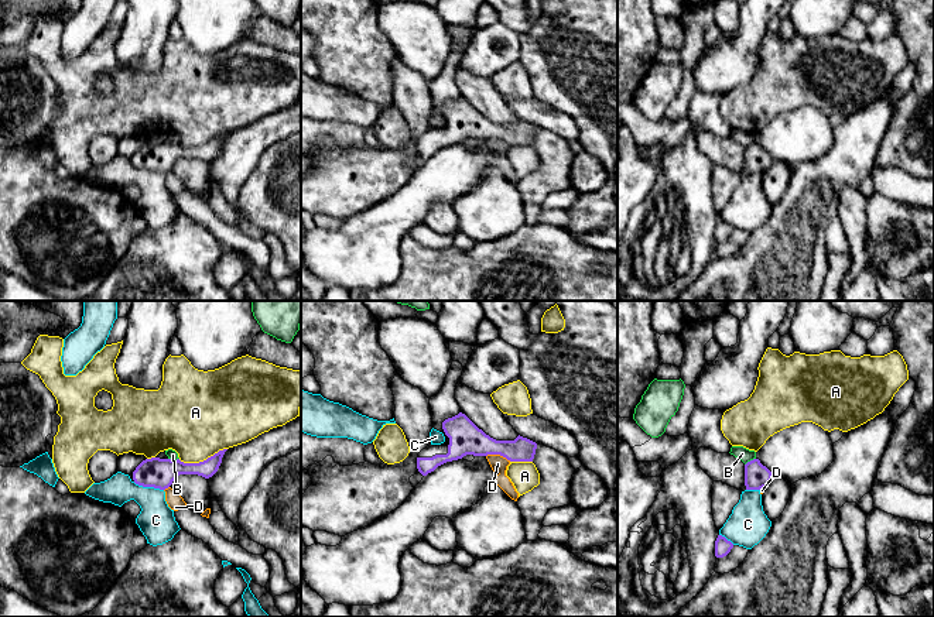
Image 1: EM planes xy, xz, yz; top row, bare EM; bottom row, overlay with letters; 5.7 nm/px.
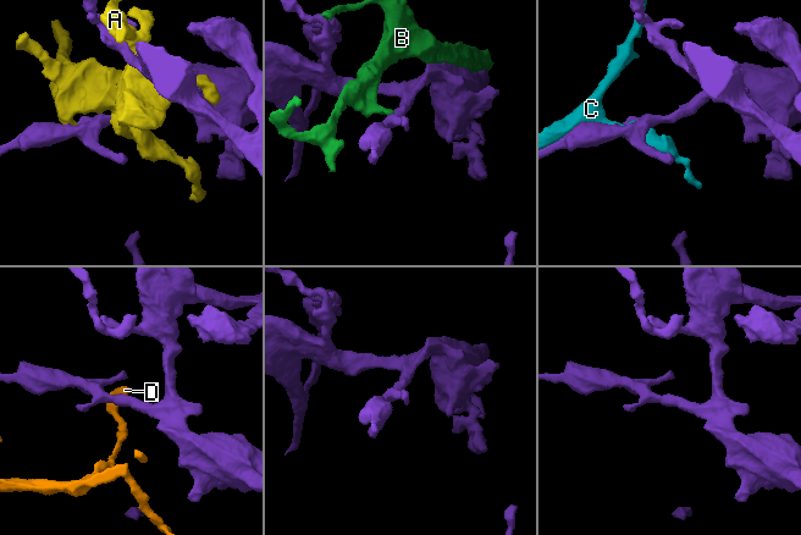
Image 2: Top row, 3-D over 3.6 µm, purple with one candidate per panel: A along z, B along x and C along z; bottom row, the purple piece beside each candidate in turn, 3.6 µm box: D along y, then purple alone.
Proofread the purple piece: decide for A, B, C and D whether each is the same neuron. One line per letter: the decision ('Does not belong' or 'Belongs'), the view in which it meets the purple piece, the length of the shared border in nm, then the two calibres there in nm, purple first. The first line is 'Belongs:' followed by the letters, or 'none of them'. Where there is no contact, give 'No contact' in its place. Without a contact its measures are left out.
Belongs: none of them
A: Does not belong. Touches purple in xy. Shared border 280 nm. Thickness 160 nm (purple) against 440 nm
B: Does not belong. Touches purple in yz. Shared border 80 nm. Thickness 140 nm (purple) against 80 nm
C: Does not belong. Touches purple in xy. Shared border 180 nm. Thickness 170 nm (purple) against 200 nm
D: Does not belong. Touches purple in xz. Shared border 150 nm. Thickness 190 nm (purple) against 90 nm

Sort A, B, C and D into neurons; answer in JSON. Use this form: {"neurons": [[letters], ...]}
{"neurons": [["A"], ["B"], ["C"], ["D"]]}

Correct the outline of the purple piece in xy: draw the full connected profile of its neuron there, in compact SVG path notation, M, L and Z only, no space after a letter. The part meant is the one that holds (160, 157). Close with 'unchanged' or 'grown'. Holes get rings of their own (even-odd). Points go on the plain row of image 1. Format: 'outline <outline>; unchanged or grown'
outline M219 134L199 147L184 147L179 143L146 143L133 155L133 164L143 171L165 174L179 158L198 158L209 162L218 155L226 134Z; unchanged

